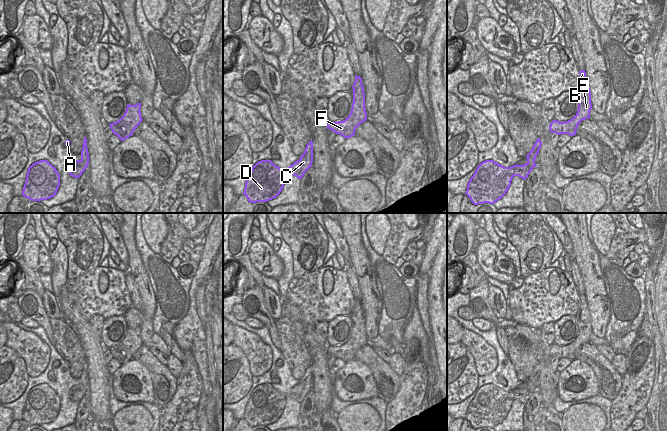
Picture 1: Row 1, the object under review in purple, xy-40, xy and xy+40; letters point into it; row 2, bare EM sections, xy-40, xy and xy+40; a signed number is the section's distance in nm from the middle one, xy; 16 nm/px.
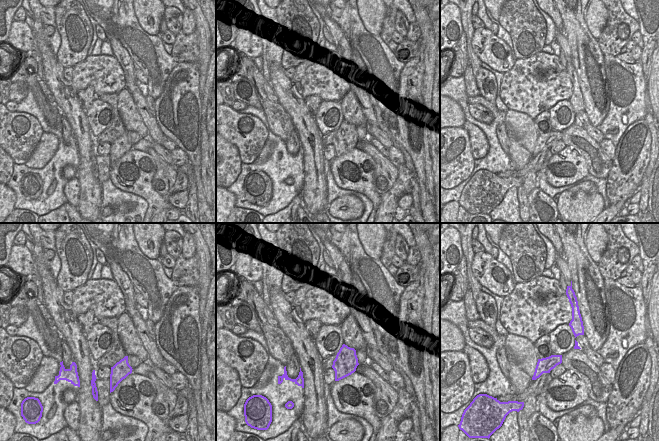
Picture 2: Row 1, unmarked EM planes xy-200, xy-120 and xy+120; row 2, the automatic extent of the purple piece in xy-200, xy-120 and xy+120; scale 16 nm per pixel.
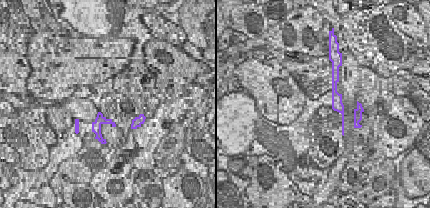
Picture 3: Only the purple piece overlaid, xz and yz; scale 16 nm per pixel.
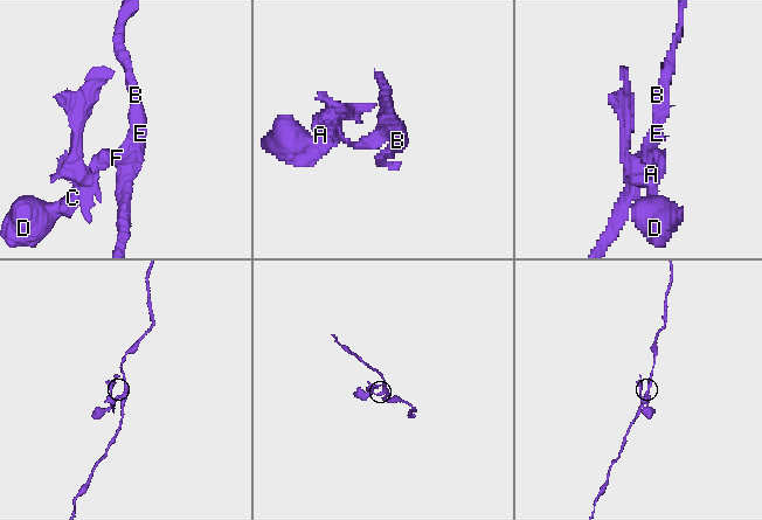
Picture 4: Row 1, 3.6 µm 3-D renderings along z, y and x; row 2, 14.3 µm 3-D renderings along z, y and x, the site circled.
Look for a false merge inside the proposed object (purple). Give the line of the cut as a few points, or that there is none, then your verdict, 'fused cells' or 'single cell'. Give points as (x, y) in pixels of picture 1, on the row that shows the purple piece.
cut in xy along (312, 147), (304, 156), (300, 157); fused cells

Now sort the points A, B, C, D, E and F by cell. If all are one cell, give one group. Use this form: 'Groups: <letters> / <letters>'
Groups: A / B C D E F.

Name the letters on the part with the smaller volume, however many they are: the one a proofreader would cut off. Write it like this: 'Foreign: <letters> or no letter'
Foreign: A.

